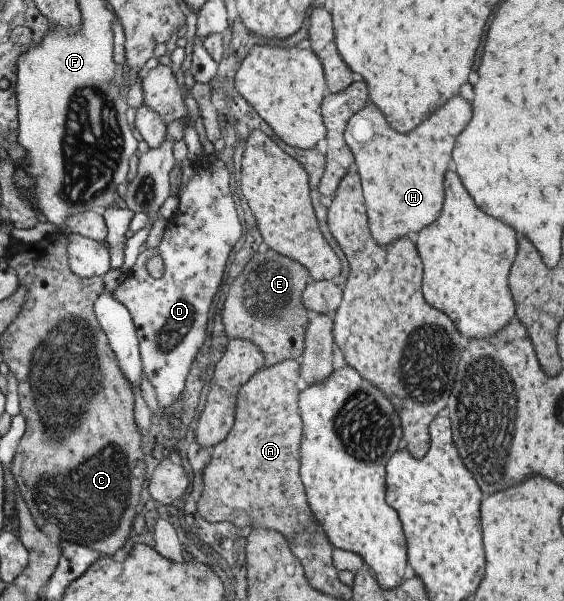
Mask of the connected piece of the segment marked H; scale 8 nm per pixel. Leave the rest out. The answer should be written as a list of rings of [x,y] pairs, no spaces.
[[[451,97],[423,123],[403,135],[387,127],[381,111],[373,105],[363,107],[346,122],[344,141],[360,178],[368,229],[378,245],[387,245],[407,233],[417,233],[437,219],[443,201],[441,183],[451,159],[453,139],[469,119],[469,103],[463,97]]]

